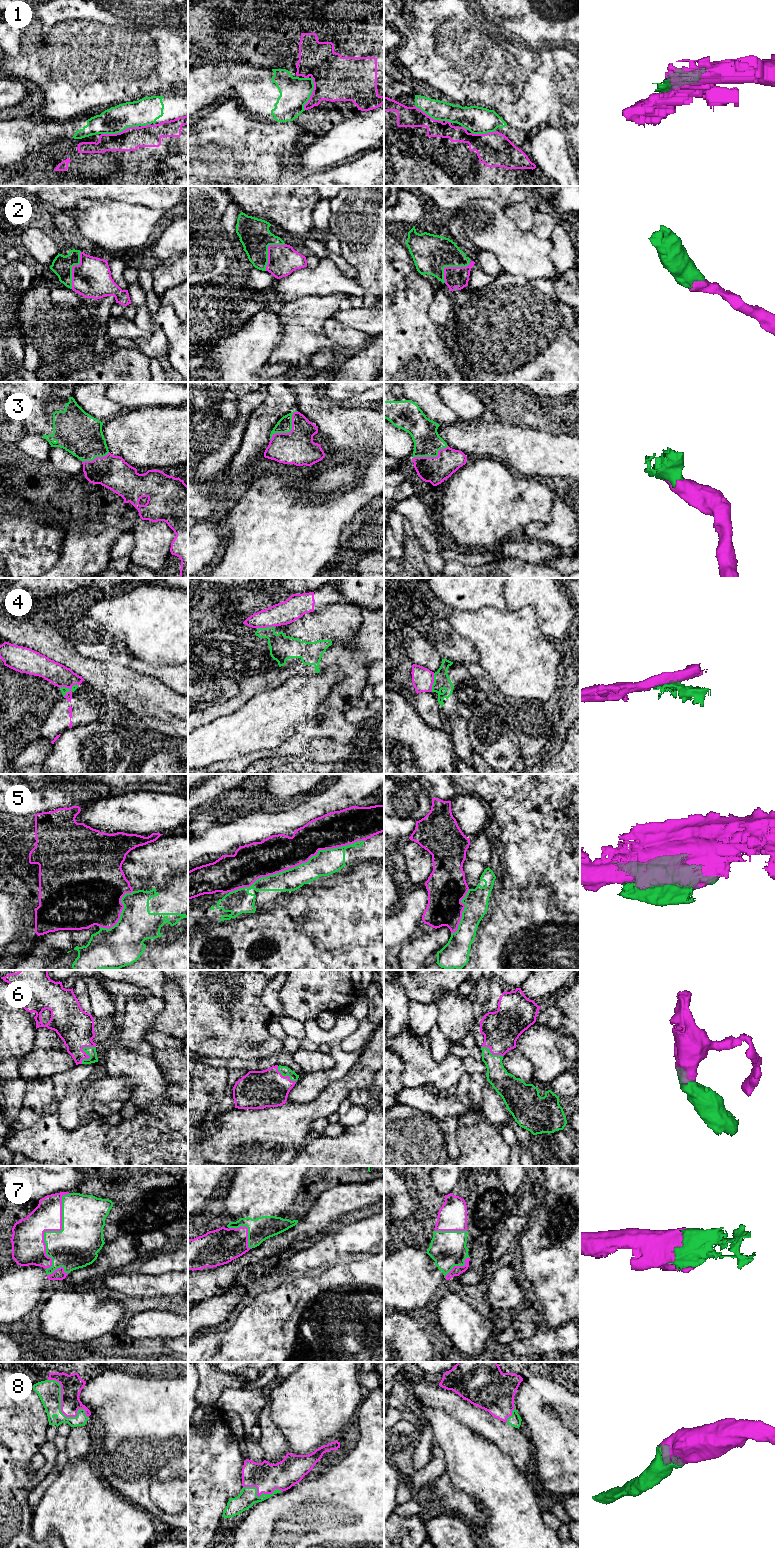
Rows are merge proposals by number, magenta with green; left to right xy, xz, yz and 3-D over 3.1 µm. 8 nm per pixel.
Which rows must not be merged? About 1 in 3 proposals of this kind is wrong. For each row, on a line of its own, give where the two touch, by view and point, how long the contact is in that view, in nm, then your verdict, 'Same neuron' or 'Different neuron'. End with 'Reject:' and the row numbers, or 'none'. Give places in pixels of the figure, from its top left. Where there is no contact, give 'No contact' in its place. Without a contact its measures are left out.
1: Touches magenta at xy (120, 132). Shared border 320 nm. Same neuron
2: Touches magenta at xz (268, 250). Shared border 280 nm. Same neuron
3: Touches magenta at xz (291, 430). Shared border 320 nm. Same neuron
4: Touches magenta at yz (433, 682). Shared border 160 nm. Different neuron
5: Touches magenta at xz (296, 865). Shared border 1150 nm. Different neuron
6: Touches magenta at xy (85, 1052). Shared border 180 nm. Same neuron
7: Touches magenta at xy (53, 1230). Shared border 650 nm. Same neuron
8: Touches magenta at xy (61, 1409). Shared border 440 nm. Same neuron
Reject: 4, 5

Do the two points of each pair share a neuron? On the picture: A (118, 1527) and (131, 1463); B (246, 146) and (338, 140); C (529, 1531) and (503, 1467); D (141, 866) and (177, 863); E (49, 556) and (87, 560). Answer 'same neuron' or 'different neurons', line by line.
A: different neurons
B: same neuron
C: same neuron
D: same neuron
E: different neurons

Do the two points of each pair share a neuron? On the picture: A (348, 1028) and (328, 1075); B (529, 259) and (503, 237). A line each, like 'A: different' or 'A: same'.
A: same
B: same

